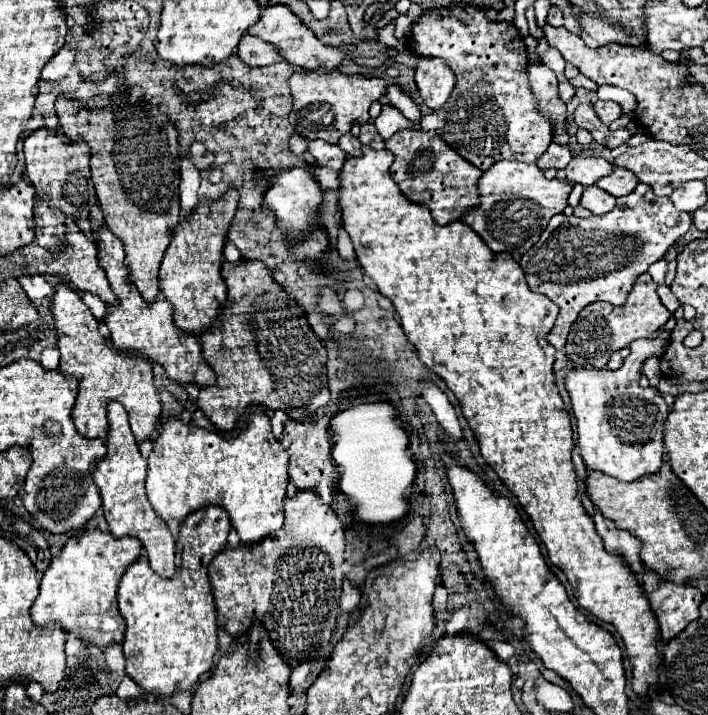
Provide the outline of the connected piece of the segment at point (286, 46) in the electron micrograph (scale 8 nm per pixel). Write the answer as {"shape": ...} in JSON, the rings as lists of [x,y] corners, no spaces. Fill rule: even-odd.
{"shape":[[[272,5],[266,7],[260,15],[260,21],[256,25],[252,25],[248,29],[248,35],[254,35],[262,41],[268,41],[272,45],[278,47],[280,55],[290,63],[290,65],[300,65],[308,71],[314,69],[324,69],[324,71],[332,71],[334,67],[340,65],[340,61],[344,59],[344,51],[338,47],[330,47],[318,41],[318,37],[294,15],[290,13],[290,9],[286,5]]]}

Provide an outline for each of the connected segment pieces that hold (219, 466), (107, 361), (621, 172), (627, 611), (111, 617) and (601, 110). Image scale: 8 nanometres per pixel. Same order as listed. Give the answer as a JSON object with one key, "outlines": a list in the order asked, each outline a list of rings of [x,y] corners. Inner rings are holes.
{"outlines":[[[[264,411],[254,413],[250,421],[244,431],[230,439],[186,425],[180,419],[170,419],[162,425],[162,433],[148,457],[146,477],[148,501],[162,521],[176,519],[180,523],[196,509],[216,505],[228,511],[232,527],[244,545],[254,545],[282,527],[288,453],[272,435],[270,419]]],[[[56,285],[54,301],[52,301],[52,315],[56,321],[56,335],[58,335],[58,351],[60,351],[60,373],[64,377],[76,377],[80,381],[76,405],[72,409],[72,419],[80,435],[88,439],[106,439],[108,435],[108,403],[118,401],[124,405],[132,433],[136,443],[150,439],[160,413],[162,403],[158,389],[154,387],[152,379],[152,365],[150,361],[134,355],[126,357],[112,351],[106,339],[98,331],[98,321],[84,305],[82,297],[70,289],[68,285]]],[[[614,167],[614,171],[610,175],[598,179],[596,185],[614,197],[622,197],[622,195],[628,195],[630,191],[634,191],[636,183],[638,183],[638,179],[634,177],[634,173],[630,173],[628,169],[622,169],[622,167]]],[[[364,145],[360,157],[346,157],[338,175],[342,227],[354,243],[358,263],[376,283],[378,291],[392,301],[400,325],[408,341],[416,347],[420,361],[440,375],[458,397],[462,413],[480,443],[484,461],[498,473],[530,515],[538,537],[548,549],[548,559],[566,573],[580,607],[588,609],[598,619],[612,623],[620,633],[634,669],[632,687],[644,697],[650,687],[658,689],[658,621],[652,615],[638,579],[626,569],[628,565],[624,559],[610,555],[604,549],[604,541],[598,537],[592,517],[576,497],[576,473],[570,459],[574,447],[572,425],[564,401],[554,387],[552,363],[556,349],[546,341],[546,333],[556,321],[558,305],[548,297],[530,291],[522,267],[510,253],[494,253],[478,233],[460,221],[440,227],[424,205],[406,201],[406,195],[390,179],[388,169],[392,161],[394,155],[388,149],[376,151]]],[[[78,531],[68,539],[58,557],[52,559],[40,579],[40,595],[32,605],[32,621],[36,627],[60,623],[66,633],[82,639],[86,647],[106,649],[124,639],[126,621],[116,607],[116,589],[126,567],[142,553],[142,543],[134,537],[116,539],[110,533]]],[[[596,101],[594,103],[594,111],[598,115],[598,119],[604,123],[604,125],[610,125],[614,119],[618,119],[622,115],[622,109],[618,103],[614,101]]]]}

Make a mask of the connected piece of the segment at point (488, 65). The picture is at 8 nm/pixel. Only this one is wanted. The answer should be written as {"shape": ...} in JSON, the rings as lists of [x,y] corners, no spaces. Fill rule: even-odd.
{"shape":[[[456,5],[440,15],[424,15],[410,27],[408,45],[418,55],[440,57],[456,75],[452,97],[440,109],[424,115],[422,131],[438,133],[454,151],[478,169],[502,159],[534,163],[552,143],[550,121],[536,109],[528,75],[528,51],[512,23],[488,21],[484,9]]]}

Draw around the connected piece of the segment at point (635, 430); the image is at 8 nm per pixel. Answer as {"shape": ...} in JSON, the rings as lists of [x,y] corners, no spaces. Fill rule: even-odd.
{"shape":[[[660,331],[654,339],[638,339],[630,343],[630,355],[616,371],[610,369],[570,369],[566,373],[566,391],[570,393],[572,411],[578,423],[578,447],[586,467],[602,471],[620,481],[636,481],[642,475],[656,473],[662,465],[664,443],[662,431],[668,417],[664,397],[652,389],[642,389],[638,379],[642,363],[648,357],[660,357],[668,347],[668,331]]]}

